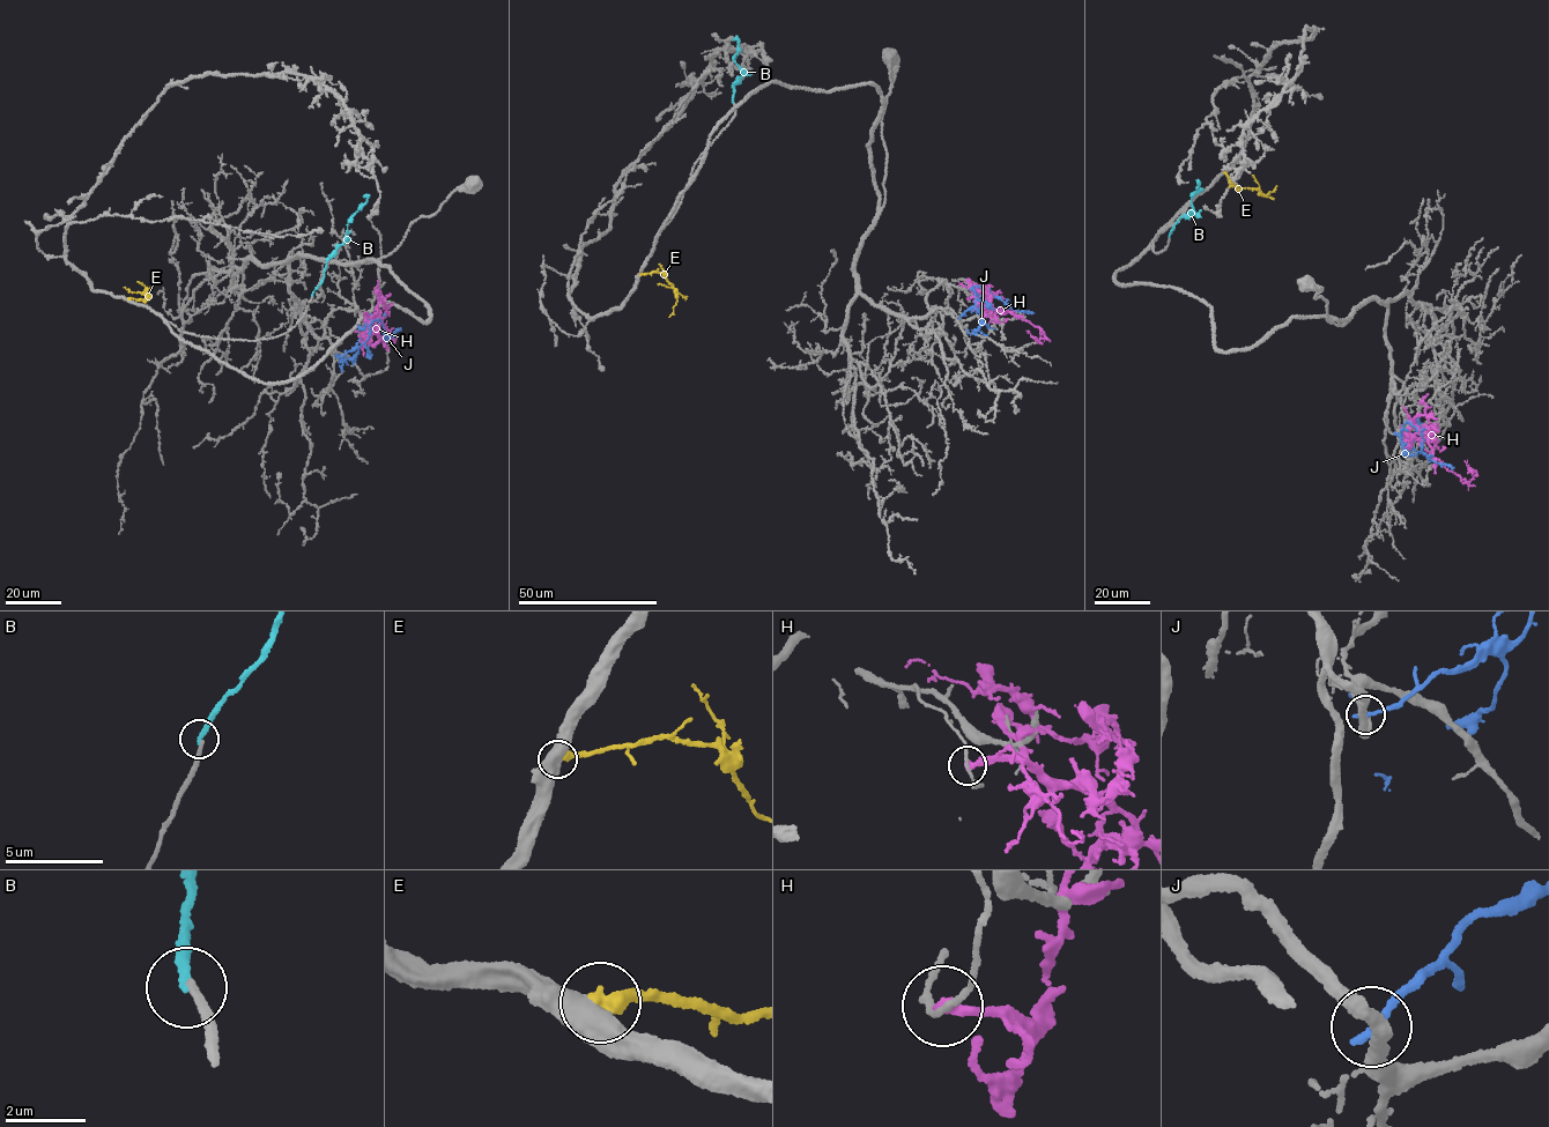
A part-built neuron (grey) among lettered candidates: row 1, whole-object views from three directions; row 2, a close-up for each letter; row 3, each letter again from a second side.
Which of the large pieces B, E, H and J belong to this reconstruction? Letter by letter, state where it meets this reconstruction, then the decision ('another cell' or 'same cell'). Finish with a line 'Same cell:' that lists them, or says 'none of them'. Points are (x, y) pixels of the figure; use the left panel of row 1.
B: (312, 295) | same cell
E: (128, 298) | another cell
H: (360, 336) | another cell
J: (338, 357) | another cell
Same cell: B

